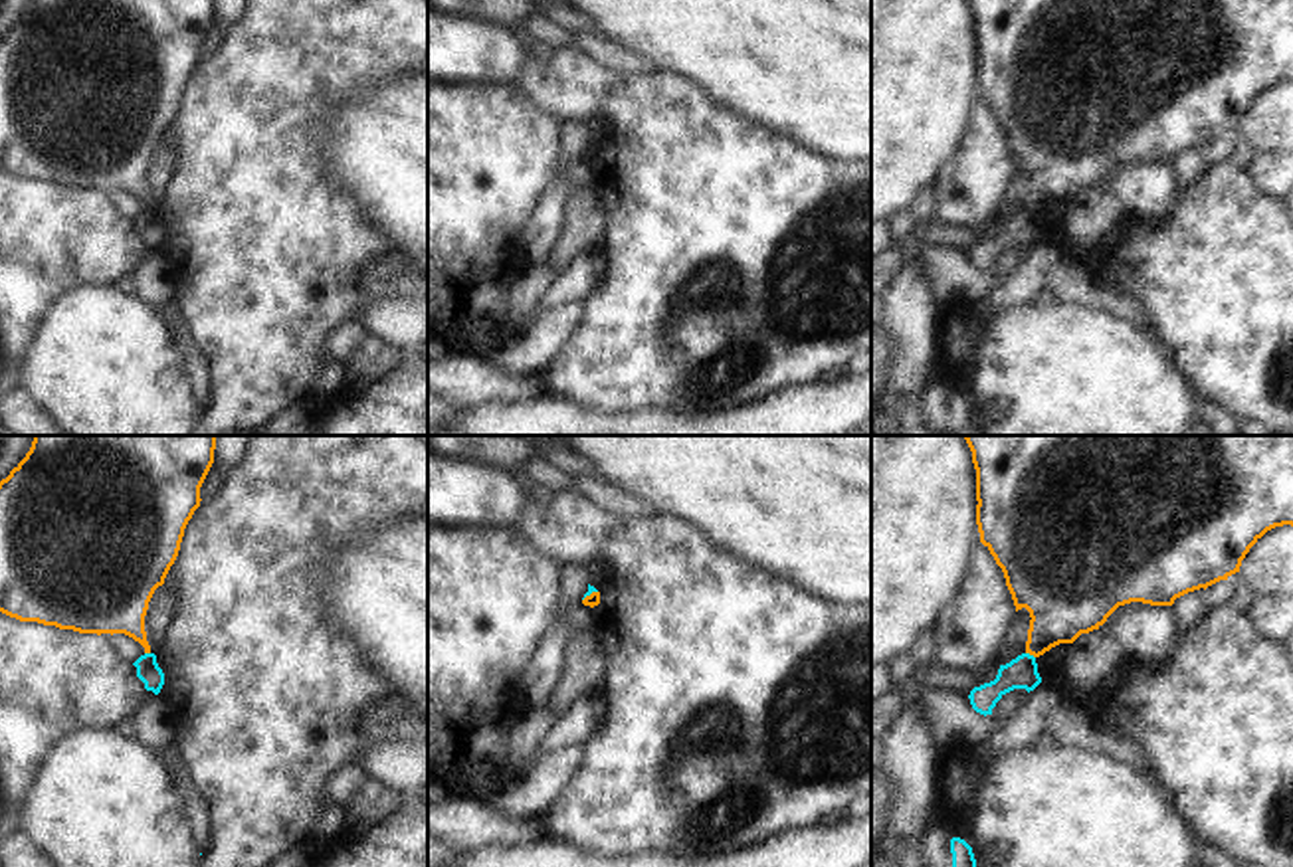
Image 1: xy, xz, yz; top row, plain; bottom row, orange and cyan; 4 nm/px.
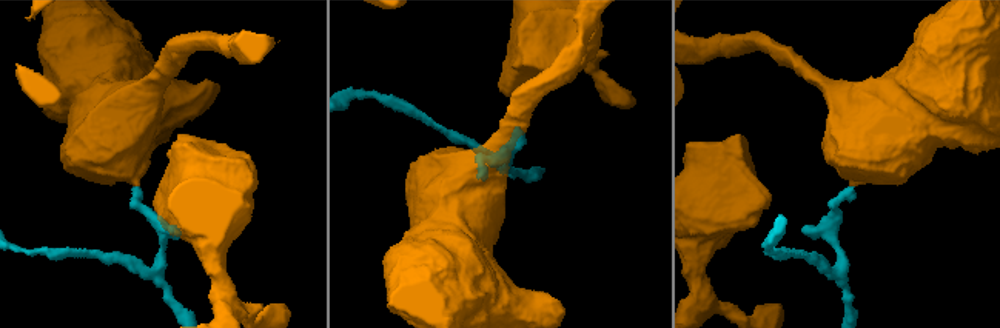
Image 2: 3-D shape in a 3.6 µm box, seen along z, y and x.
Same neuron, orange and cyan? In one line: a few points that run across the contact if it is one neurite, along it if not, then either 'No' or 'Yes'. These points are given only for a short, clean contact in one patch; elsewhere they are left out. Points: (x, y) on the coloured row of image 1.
Line: yz (1026, 652), (1034, 658). No

